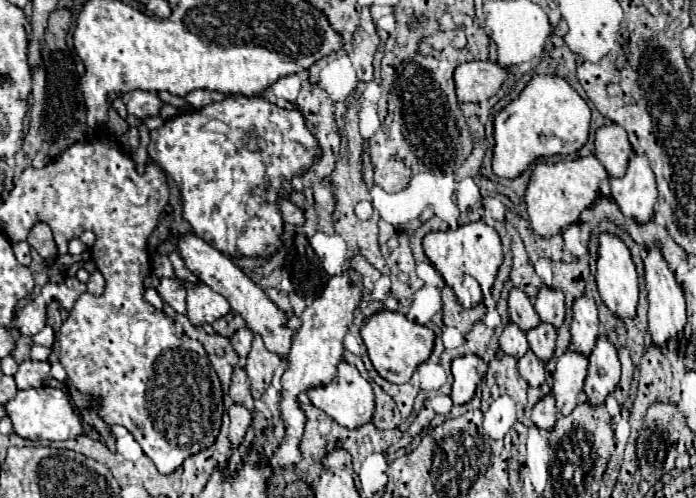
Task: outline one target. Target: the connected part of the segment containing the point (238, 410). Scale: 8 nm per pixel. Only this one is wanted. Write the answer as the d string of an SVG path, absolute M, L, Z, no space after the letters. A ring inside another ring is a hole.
M234 404L230 406L230 410L227 410L230 418L230 432L228 432L228 440L232 444L232 448L238 448L238 444L242 442L250 422L252 422L252 412L240 404Z

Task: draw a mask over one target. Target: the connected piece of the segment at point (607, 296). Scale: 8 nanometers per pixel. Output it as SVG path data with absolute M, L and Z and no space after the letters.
M600 234L600 248L598 248L598 264L596 264L596 284L600 298L604 306L618 316L620 320L628 320L636 316L636 304L638 304L638 274L636 266L632 262L630 250L622 240L610 234Z

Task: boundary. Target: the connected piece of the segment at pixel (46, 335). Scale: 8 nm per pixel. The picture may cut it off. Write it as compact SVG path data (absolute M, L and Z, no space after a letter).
M46 326L46 328L40 330L38 334L34 334L32 340L34 340L34 344L40 344L40 346L46 346L46 348L52 348L52 344L54 344L54 330L52 330L50 326Z

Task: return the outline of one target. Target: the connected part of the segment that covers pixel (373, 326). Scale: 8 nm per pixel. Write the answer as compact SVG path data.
M384 310L384 312L378 312L378 314L372 314L362 330L362 340L368 348L368 356L376 368L376 372L386 378L388 382L394 382L394 384L404 384L410 380L412 372L428 360L428 356L432 354L432 348L434 348L434 340L436 340L436 334L432 328L428 326L422 326L422 324L416 324L416 322L410 322L404 314L400 312L390 312L390 310Z

